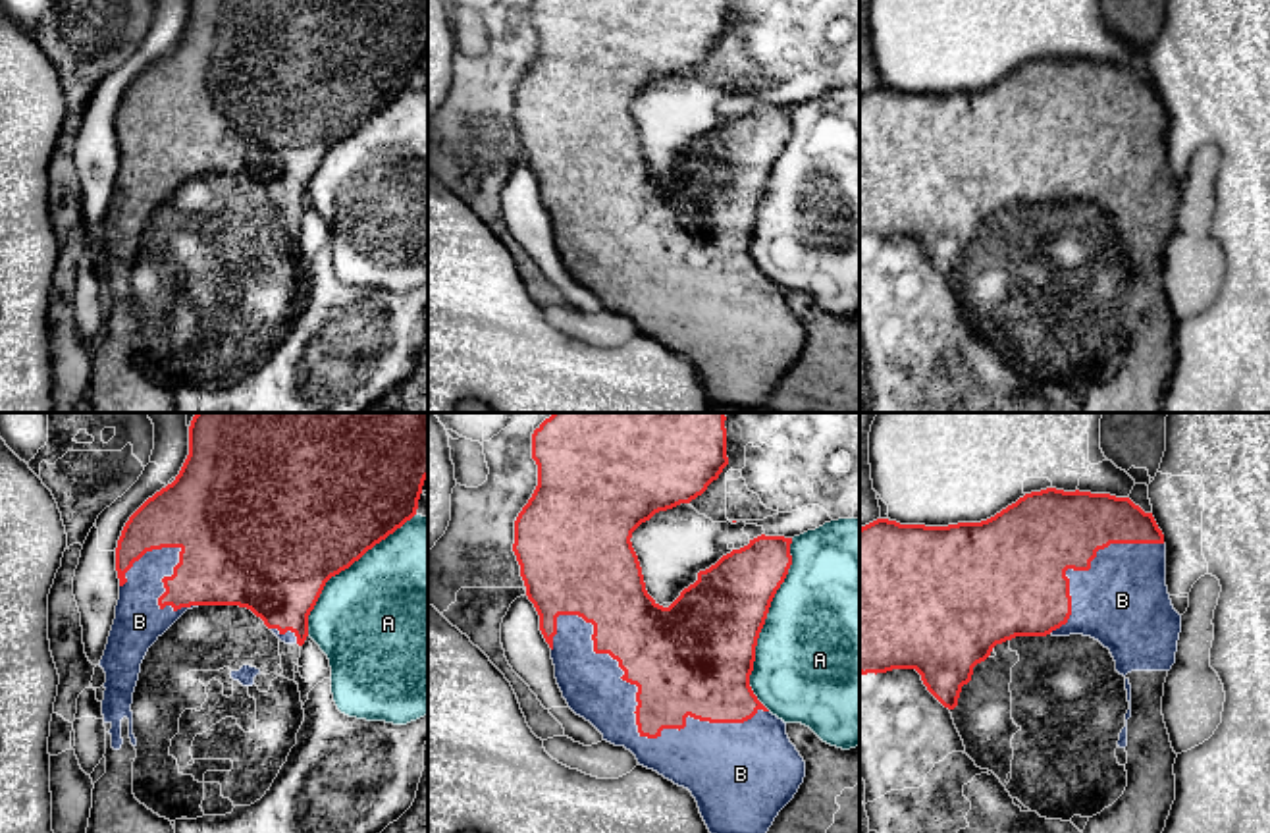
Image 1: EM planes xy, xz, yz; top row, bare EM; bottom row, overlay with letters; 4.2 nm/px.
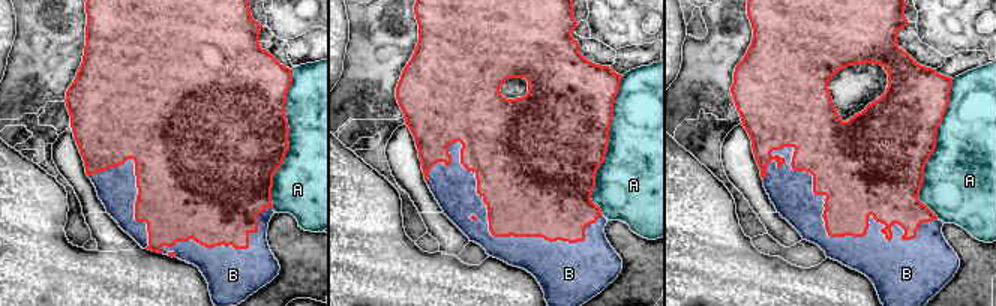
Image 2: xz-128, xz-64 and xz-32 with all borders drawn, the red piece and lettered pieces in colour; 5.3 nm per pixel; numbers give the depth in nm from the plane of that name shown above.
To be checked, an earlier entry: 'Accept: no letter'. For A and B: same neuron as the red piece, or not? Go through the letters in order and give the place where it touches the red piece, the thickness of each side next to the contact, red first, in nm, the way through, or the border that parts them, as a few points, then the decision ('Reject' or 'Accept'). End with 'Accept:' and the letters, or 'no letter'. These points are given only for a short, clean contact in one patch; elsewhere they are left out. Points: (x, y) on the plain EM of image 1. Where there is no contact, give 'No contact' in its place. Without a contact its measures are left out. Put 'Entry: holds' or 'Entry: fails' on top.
Entry: fails
A: Touches red at xz (764, 191). Thickness 420 nm (red) against 500 nm. Reject
B: Touches red at xz (636, 288). Thickness 340 nm (red) against 260 nm. Accept
Accept: B

